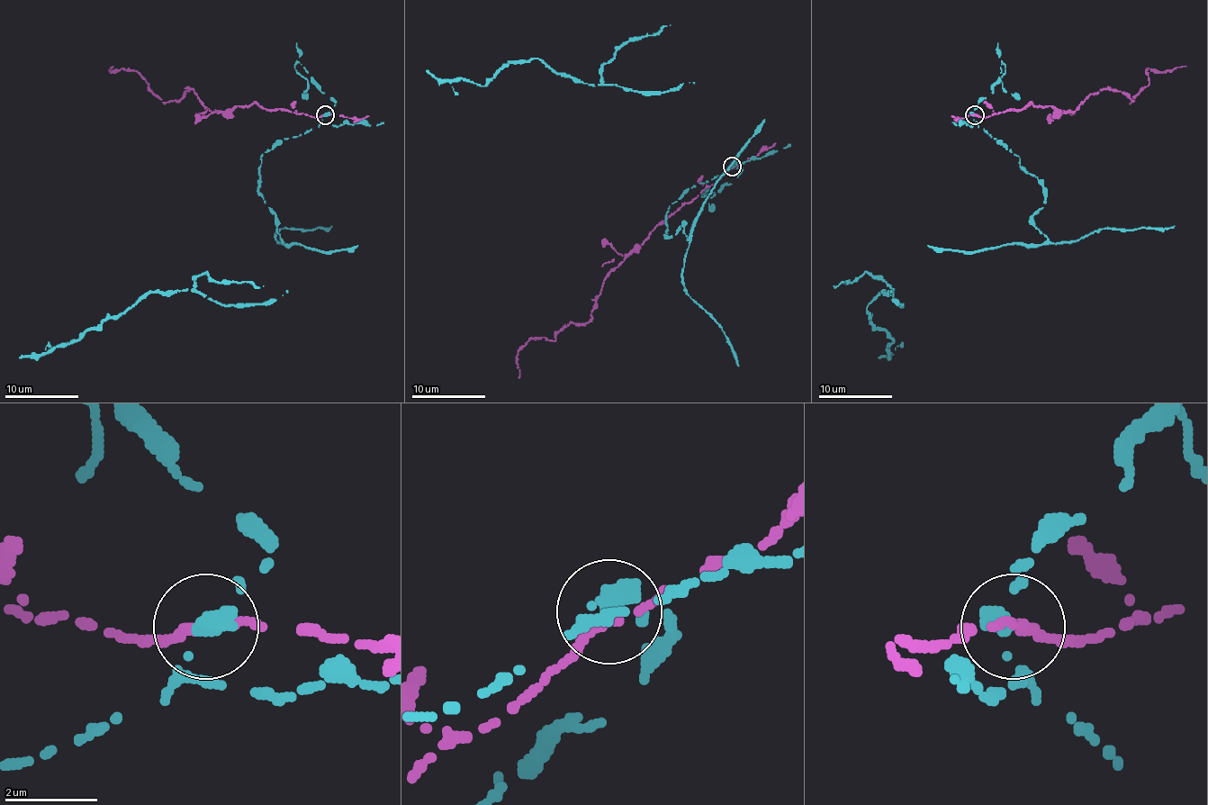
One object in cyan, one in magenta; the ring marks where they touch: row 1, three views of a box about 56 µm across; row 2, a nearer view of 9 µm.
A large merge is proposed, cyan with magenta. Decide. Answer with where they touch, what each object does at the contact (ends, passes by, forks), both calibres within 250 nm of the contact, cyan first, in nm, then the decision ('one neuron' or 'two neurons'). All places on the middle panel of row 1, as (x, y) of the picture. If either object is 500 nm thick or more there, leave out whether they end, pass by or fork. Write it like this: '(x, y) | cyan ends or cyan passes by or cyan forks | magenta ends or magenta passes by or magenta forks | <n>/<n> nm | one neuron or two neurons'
(732, 167) | cyan ends | magenta passes by | 440/200 nm | two neurons

